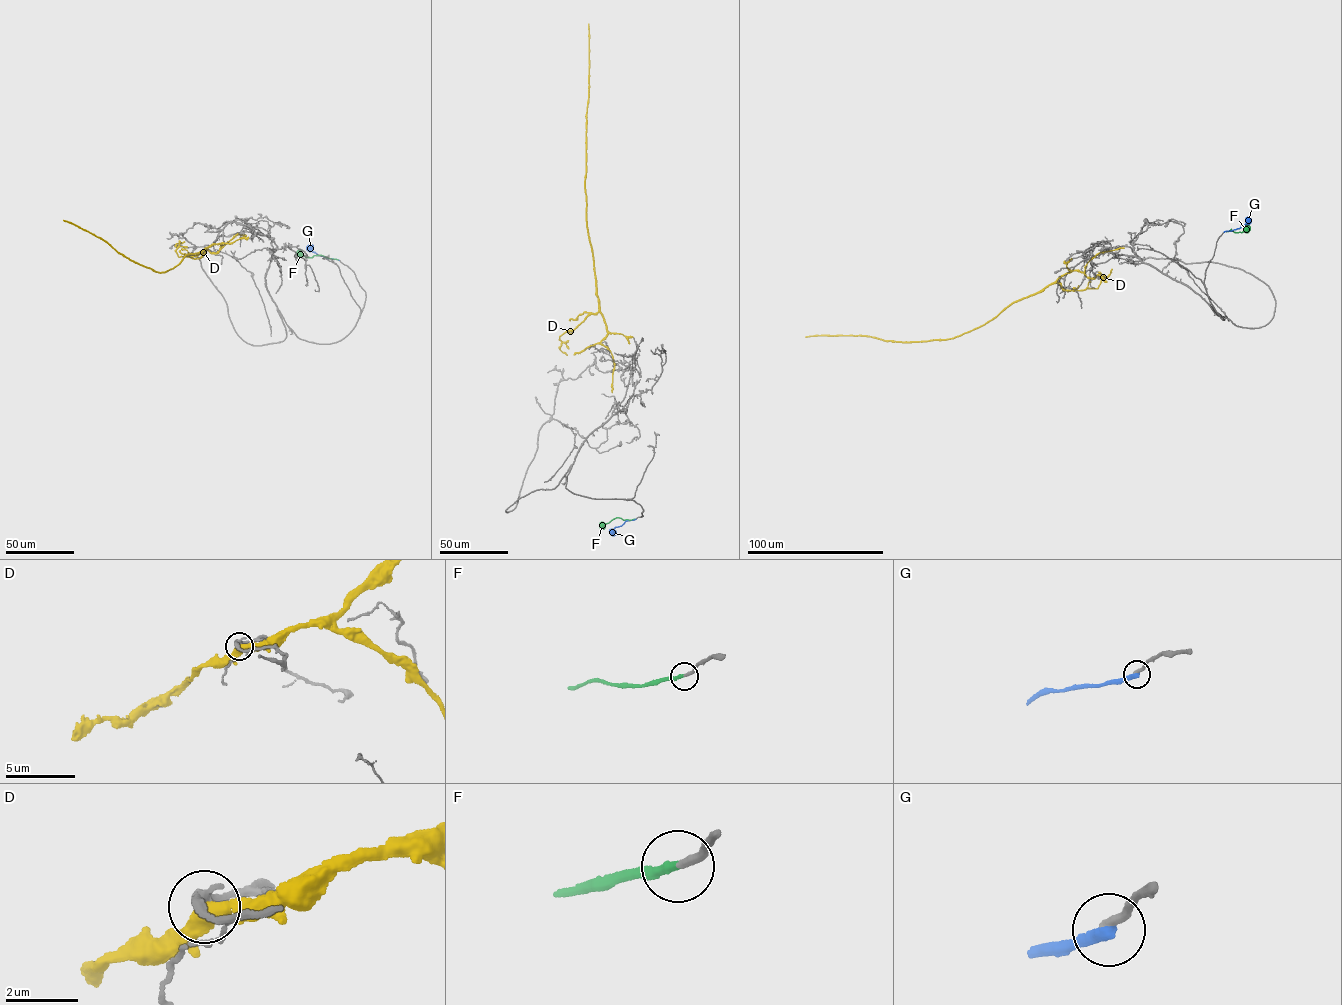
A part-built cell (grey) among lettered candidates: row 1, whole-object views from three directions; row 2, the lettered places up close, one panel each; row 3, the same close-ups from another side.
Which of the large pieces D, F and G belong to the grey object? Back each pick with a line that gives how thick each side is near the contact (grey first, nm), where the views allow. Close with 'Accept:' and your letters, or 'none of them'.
F: Thickness 240 nm (grey) against 240 nm
Accept: F

